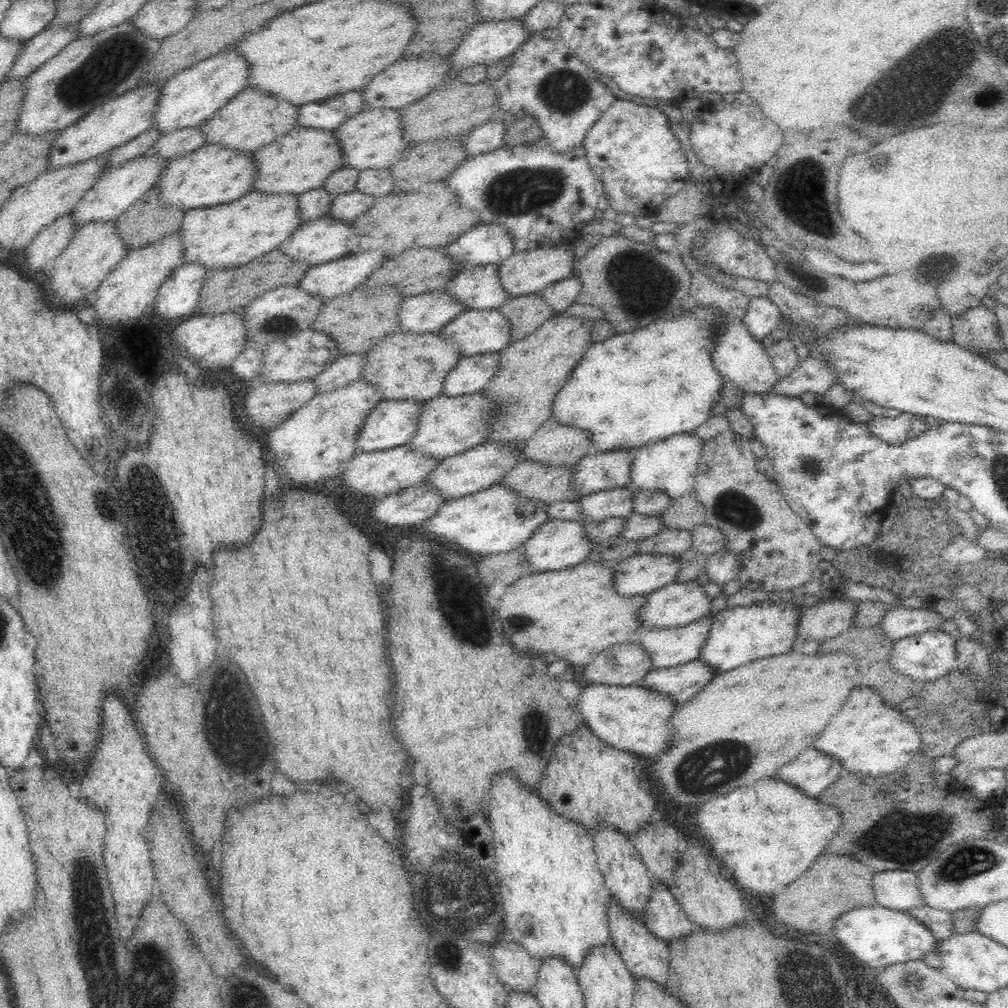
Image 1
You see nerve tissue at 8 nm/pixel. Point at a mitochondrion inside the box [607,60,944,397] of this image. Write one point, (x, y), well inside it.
(802, 175)

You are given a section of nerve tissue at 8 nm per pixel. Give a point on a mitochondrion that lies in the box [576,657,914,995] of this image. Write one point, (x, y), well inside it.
(698, 774)

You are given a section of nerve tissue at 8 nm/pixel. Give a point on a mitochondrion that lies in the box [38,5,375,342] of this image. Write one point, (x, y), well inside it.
(107, 69)

